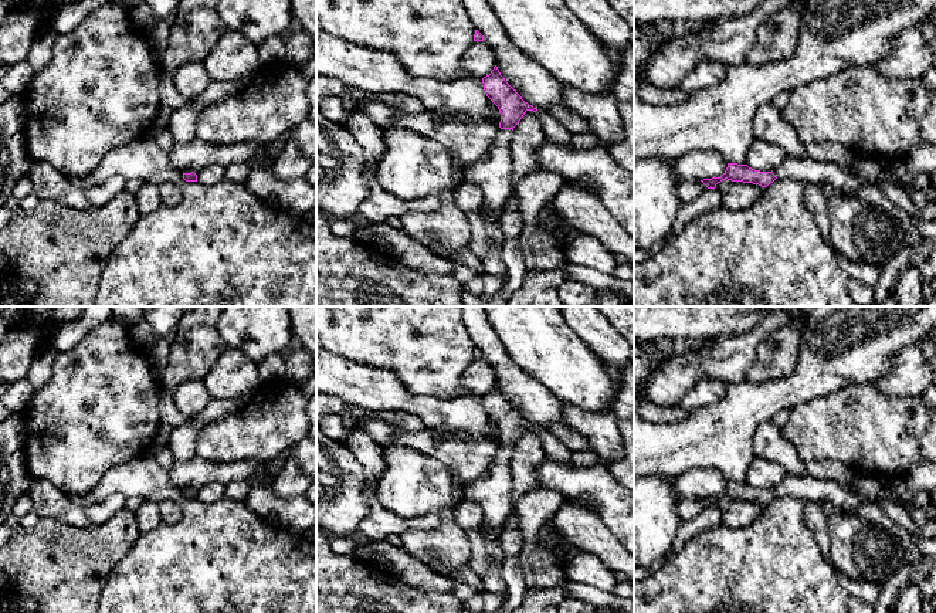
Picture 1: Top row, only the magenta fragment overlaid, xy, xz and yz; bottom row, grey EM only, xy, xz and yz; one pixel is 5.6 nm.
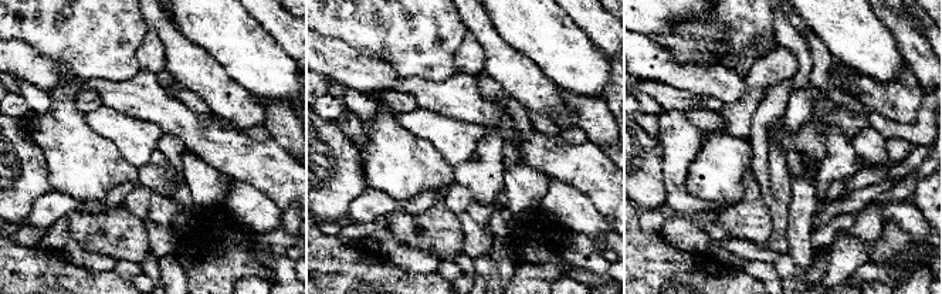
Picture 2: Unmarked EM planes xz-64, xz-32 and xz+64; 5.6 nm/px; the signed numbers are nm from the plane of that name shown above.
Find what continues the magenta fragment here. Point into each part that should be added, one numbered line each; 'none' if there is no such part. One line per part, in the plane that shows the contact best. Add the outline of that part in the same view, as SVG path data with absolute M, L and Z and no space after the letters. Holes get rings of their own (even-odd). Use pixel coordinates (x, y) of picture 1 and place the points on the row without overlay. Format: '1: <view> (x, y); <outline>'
1: xz (494, 494); M499 447L488 468L489 477L485 480L478 478L464 487L464 498L482 508L482 525L494 535L492 538L485 538L485 549L491 559L491 566L481 575L484 590L489 593L506 592L506 580L502 572L506 556L501 548L501 534L505 529L506 519L515 509L512 502L512 453L512 447Z

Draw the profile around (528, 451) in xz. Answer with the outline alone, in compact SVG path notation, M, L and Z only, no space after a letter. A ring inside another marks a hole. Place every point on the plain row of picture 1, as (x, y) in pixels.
M526 429L513 446L511 460L513 507L520 495L540 487L537 465L543 458L545 451L536 431Z

